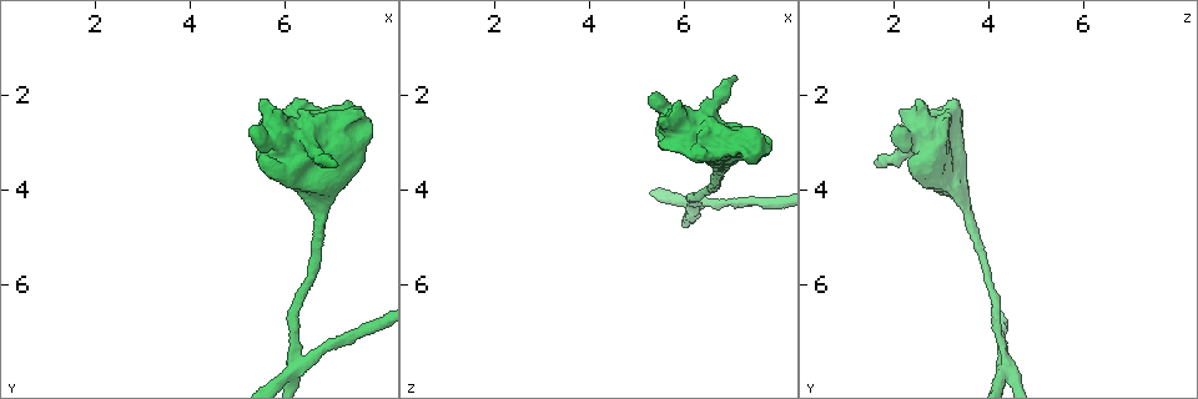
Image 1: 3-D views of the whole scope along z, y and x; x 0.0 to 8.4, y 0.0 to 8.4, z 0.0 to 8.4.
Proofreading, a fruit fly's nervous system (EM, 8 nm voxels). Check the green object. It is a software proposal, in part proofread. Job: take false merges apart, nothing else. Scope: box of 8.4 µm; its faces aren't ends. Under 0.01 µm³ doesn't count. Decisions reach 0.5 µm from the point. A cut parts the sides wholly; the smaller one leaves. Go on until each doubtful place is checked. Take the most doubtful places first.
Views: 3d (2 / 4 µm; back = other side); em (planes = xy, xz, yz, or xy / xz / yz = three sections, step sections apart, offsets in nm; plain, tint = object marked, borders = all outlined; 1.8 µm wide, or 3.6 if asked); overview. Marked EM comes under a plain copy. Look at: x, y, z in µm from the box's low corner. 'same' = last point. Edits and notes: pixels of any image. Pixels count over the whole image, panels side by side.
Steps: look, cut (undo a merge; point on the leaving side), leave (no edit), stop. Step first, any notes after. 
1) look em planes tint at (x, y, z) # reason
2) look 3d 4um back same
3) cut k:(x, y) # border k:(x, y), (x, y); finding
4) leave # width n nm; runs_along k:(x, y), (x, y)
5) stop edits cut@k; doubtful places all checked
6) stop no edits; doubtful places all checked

look 3d 4um at (6.30, 7.60, 4.30) # abrupt turn

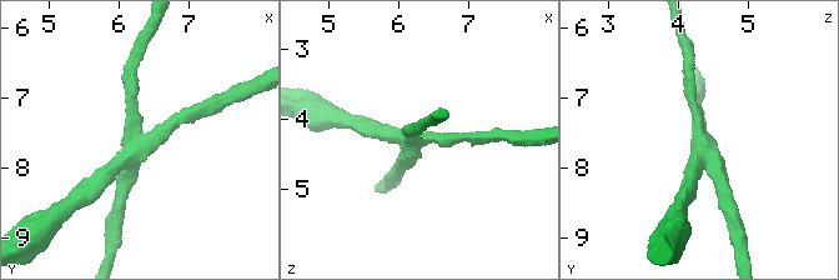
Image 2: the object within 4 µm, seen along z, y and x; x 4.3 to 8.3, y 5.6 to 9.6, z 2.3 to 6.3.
look em planes tint at (6.25, 7.65, 4.30) # arms 4

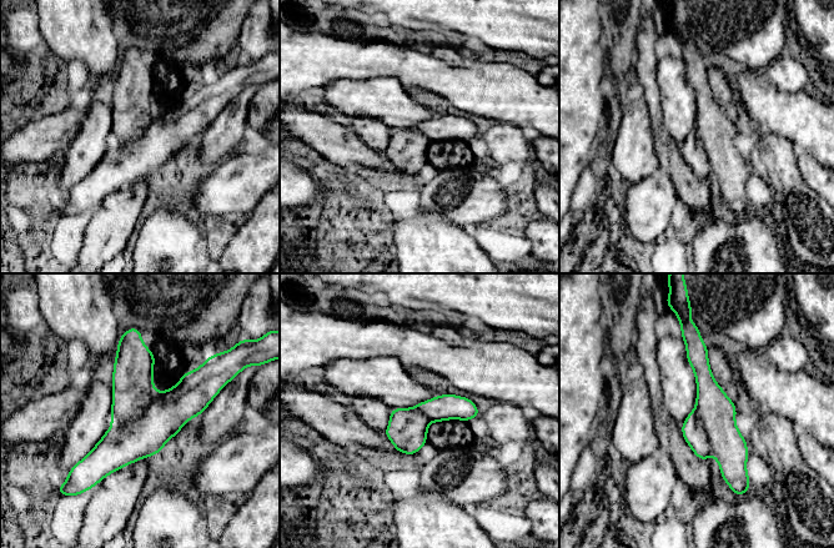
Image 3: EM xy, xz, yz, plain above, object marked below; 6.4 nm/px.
cut 3:(122, 445) # part_leaving 3:(201, 371), (140, 438), (84, 462); a second neuron is stuck on

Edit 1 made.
look em 3.6um planes tint at (7.45, 2.45, 3.20) # calibre changes

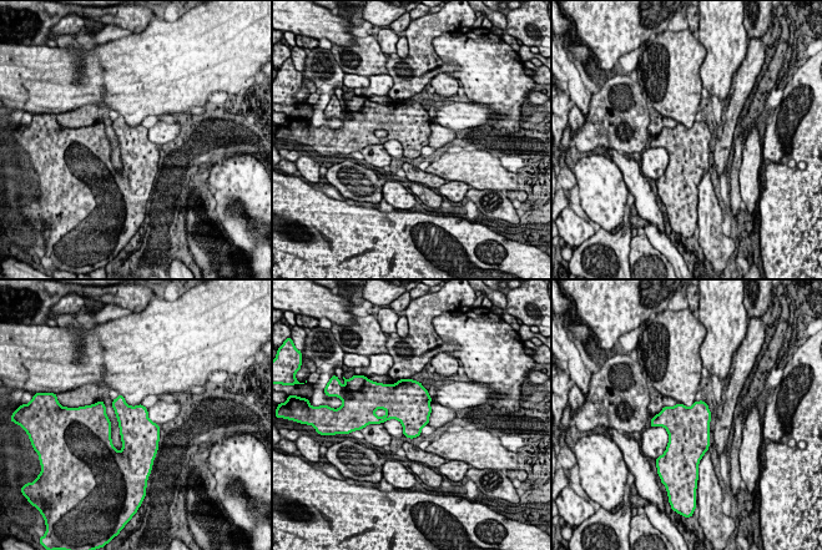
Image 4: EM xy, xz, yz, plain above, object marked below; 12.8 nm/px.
leave # all the same neuron

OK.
look em 3.6um planes tint at (6.00, 3.05, 2.80)

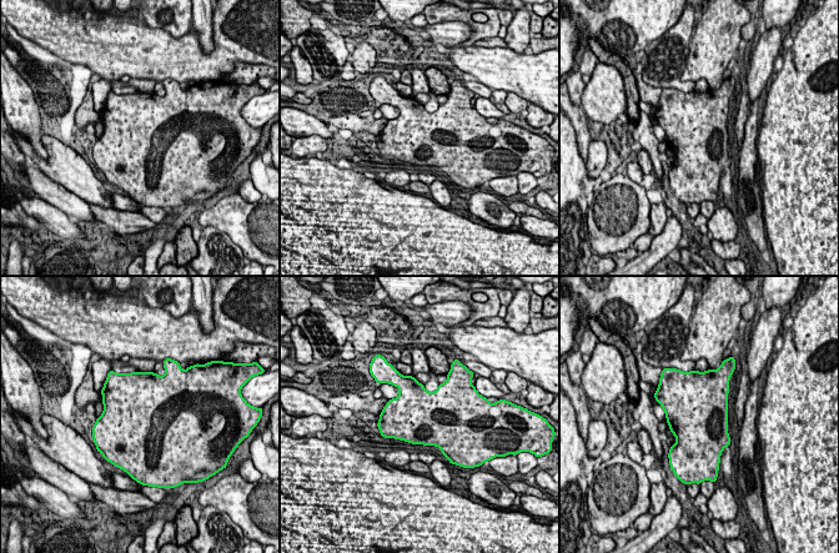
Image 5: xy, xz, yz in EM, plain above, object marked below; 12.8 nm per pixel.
leave # all the same neuron

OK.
stop edits cut@3; doubtful places all checked

